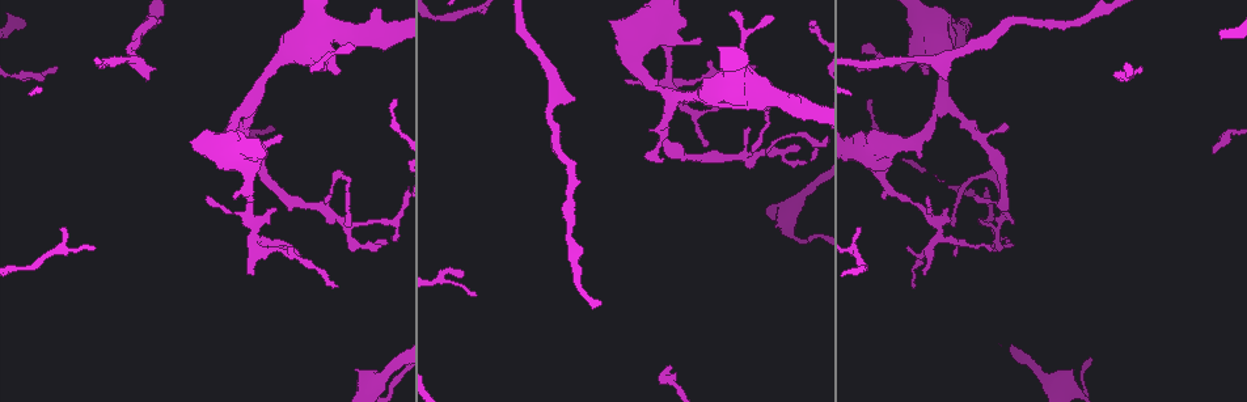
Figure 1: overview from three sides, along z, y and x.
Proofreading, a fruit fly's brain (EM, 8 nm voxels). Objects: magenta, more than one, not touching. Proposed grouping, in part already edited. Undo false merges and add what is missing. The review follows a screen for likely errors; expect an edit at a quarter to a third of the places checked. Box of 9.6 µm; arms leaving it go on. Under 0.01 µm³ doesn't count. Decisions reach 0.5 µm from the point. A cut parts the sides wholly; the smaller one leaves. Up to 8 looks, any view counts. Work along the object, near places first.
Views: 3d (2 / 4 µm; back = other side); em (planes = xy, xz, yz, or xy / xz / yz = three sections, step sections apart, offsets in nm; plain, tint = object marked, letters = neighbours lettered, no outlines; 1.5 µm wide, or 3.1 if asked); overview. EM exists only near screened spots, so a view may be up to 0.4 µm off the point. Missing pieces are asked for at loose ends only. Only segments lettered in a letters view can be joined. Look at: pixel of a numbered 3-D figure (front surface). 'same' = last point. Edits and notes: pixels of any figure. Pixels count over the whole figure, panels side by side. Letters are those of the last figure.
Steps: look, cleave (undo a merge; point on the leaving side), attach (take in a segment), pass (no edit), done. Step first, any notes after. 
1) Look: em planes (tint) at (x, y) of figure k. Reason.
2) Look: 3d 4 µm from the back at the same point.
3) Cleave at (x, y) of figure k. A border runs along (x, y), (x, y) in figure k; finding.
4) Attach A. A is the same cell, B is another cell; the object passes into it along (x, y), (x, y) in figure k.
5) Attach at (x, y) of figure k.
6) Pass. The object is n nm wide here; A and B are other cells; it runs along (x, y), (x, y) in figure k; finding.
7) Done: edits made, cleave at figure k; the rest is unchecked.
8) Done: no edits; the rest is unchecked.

Look: 3d 4 µm from the back at (145, 78) of figure 1. Free end.

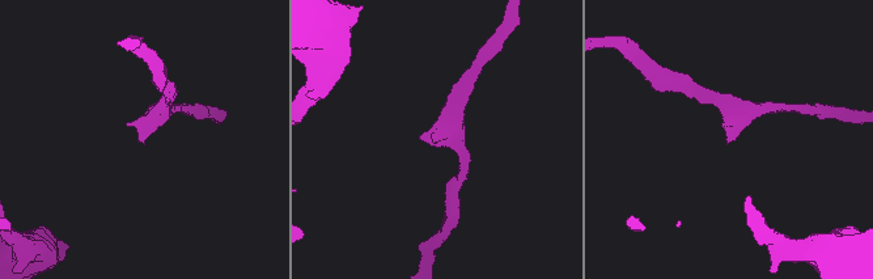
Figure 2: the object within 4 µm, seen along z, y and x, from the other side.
Look: em xy step 8 (letters) at (439, 140) of figure 2.

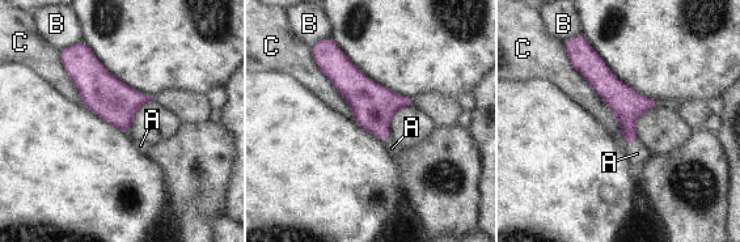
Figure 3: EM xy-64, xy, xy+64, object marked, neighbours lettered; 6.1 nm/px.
Look: em planes (letters) at the same point. Another direction.

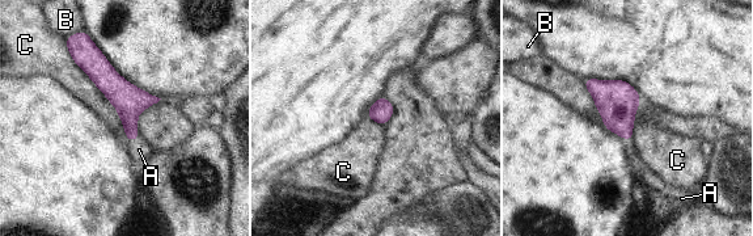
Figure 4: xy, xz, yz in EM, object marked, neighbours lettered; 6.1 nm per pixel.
Attach A. A is the same cell, B and C are other cells; the neuron continues.

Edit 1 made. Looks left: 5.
Look: em planes (letters) at (973, 196) of figure 1. Free end.

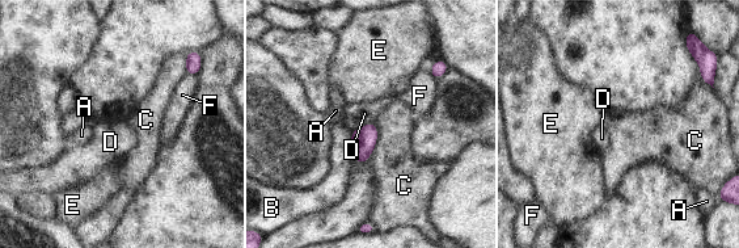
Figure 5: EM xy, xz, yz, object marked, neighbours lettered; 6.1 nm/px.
Pass. A, B, C, D, E and F are other cells; no lettered segment goes on from it.

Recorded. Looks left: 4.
Look: 3d 2 µm at (799, 145) of figure 1. An open end.

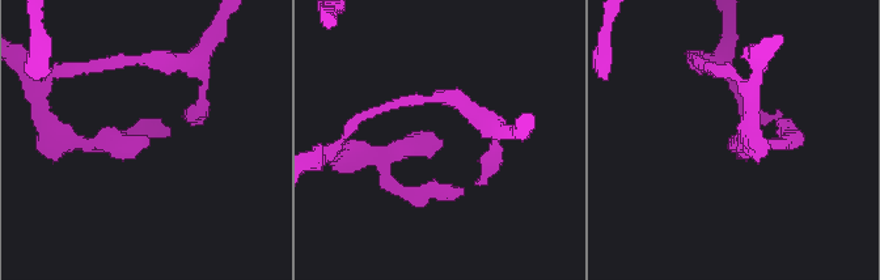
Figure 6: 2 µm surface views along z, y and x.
Look: em planes (letters) at (146, 142) of figure 6.

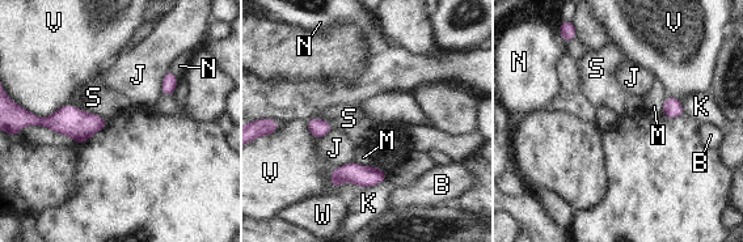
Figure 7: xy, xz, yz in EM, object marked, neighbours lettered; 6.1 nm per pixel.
Pass. The object is 160 nm wide here; B, J, K, M, N, S, V and W are other cells; a border runs along (68, 103), (96, 113), (108, 122) in figure 7; no lettered segment goes on from it.

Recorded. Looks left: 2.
Look: overview. Redraw.

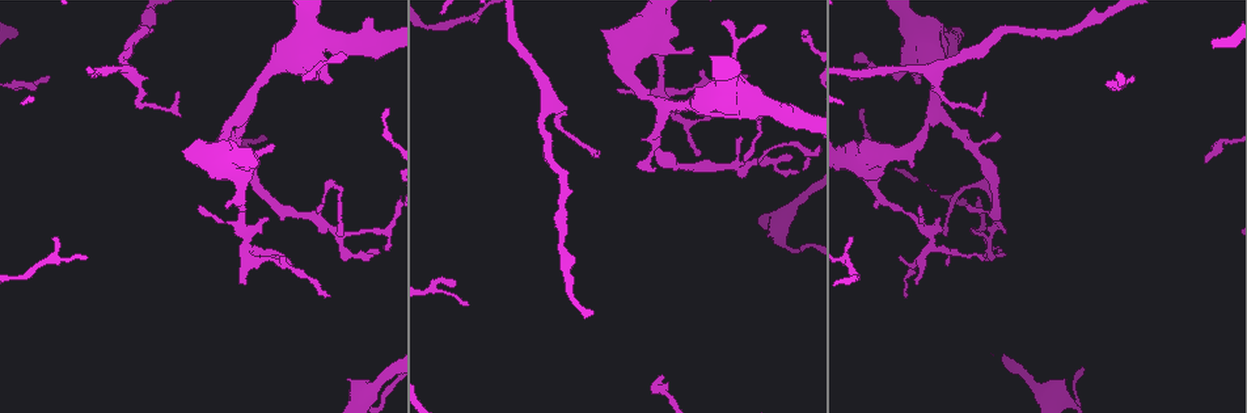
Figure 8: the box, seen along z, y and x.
Look: em planes (letters) at (678, 34) of figure 8. Branch stops here.

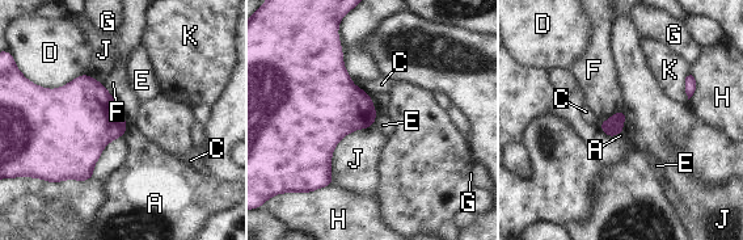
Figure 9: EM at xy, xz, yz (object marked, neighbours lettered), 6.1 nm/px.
Pass. A, C, D, E, F, G, H, J and K are other cells; a border runs along (628, 116), (623, 123), (623, 134) in figure 9; none of them fits.

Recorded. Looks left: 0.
Done: edits made, attach at figure 4; the rest is unchecked.

